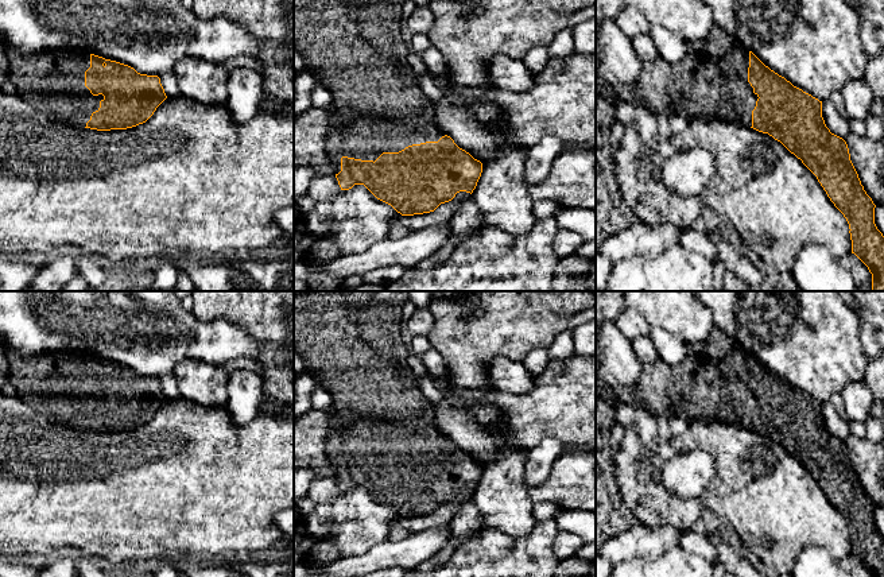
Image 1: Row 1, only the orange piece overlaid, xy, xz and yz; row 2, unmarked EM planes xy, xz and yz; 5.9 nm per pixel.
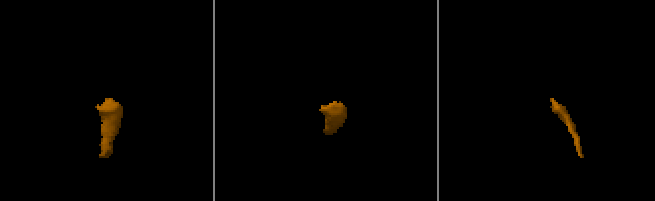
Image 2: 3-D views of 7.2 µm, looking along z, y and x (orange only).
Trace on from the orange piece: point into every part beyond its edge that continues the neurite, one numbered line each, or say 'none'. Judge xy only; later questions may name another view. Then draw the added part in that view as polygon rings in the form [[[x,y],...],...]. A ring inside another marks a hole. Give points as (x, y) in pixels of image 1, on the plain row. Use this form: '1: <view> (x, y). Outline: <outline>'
1: xy (53, 384). Outline: [[[9,352],[7,359],[9,364],[8,382],[16,388],[18,396],[35,413],[75,430],[85,430],[92,415],[98,413],[104,398],[93,398],[85,388],[85,373],[90,369],[90,355],[53,352],[26,359],[16,352]]]

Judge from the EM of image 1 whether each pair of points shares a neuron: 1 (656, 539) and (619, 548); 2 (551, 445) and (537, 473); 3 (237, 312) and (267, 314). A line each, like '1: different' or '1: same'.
1: same
2: same
3: same

